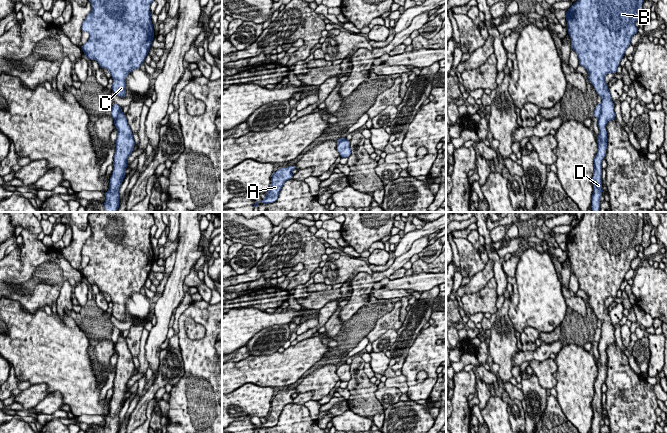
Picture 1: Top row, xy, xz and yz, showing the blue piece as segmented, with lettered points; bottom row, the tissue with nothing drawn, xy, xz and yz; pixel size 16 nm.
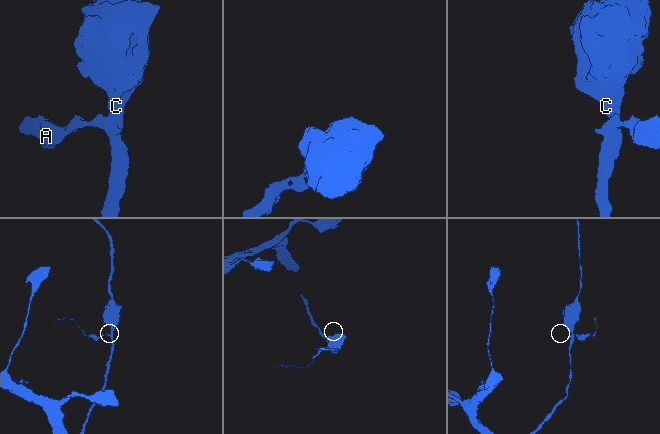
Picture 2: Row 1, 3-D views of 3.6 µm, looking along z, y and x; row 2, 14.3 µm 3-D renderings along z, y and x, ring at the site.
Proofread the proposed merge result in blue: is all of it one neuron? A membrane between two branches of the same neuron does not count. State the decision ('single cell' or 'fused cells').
fused cells

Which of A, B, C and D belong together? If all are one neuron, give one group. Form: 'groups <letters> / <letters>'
groups A / B C D

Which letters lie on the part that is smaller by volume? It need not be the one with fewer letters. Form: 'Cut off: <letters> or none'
Cut off: A

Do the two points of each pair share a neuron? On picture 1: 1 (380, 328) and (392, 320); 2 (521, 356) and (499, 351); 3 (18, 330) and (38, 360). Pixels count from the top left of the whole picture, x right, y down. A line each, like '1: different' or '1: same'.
1: same
2: different
3: same

